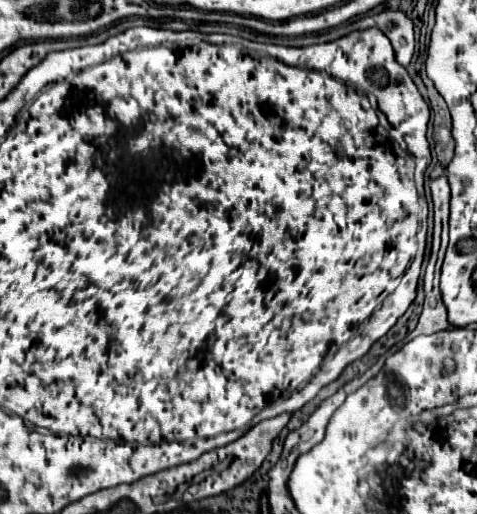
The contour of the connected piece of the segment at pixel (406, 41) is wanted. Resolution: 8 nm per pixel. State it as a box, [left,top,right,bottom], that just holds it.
[373,11,415,65]

